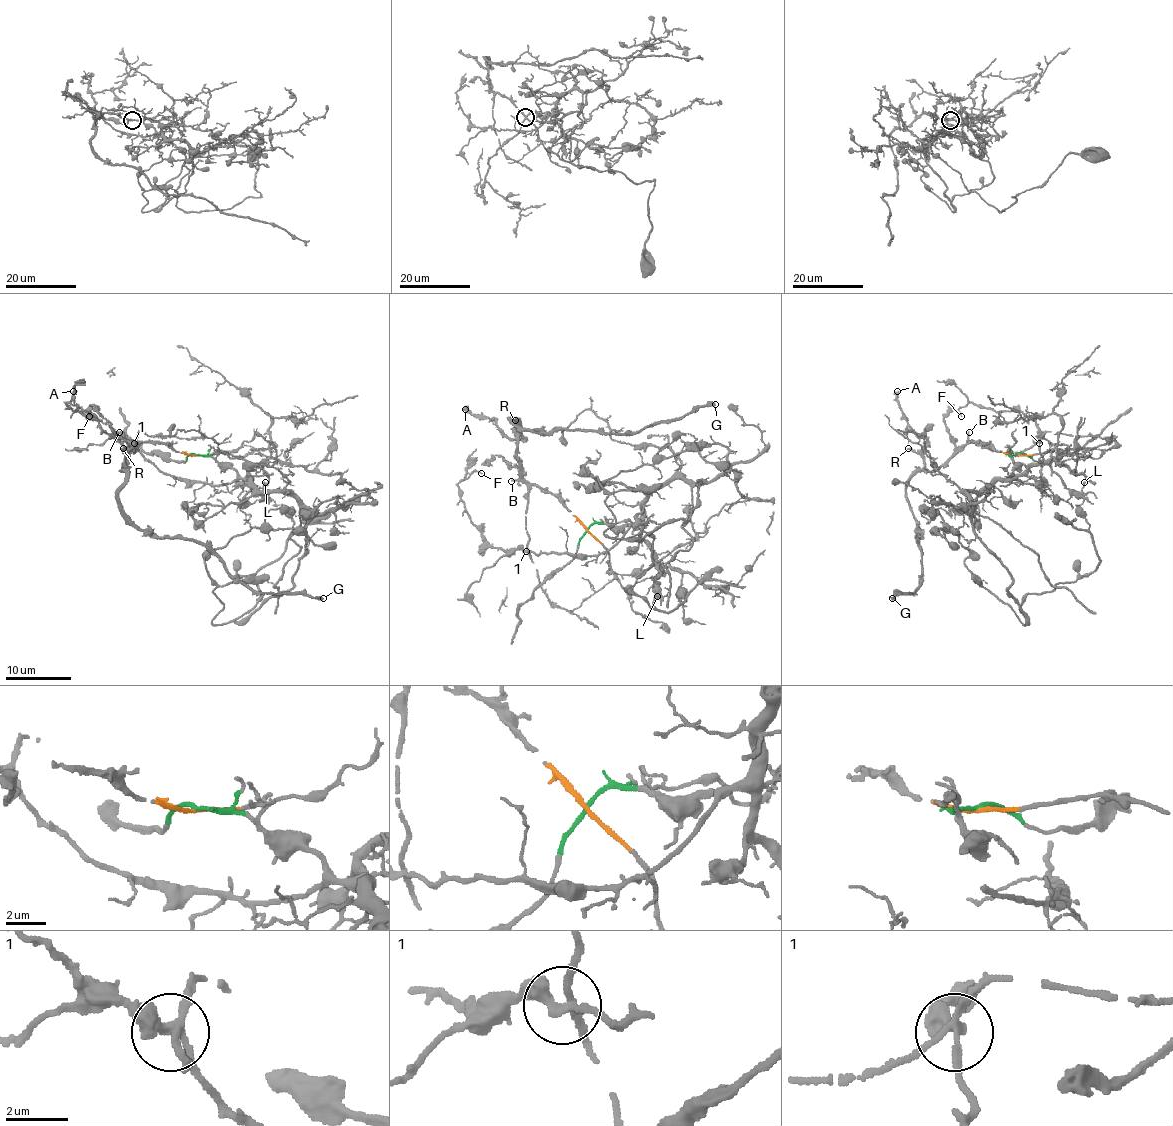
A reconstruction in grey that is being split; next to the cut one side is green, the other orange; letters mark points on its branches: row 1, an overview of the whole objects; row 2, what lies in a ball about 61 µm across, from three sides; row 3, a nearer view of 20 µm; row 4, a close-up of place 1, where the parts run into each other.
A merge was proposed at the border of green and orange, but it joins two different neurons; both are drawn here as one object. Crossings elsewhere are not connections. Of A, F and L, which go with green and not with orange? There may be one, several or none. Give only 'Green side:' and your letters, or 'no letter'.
Green side: F, L

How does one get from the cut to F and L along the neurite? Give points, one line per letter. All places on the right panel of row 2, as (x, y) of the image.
F: (1017, 454), (1011, 456), (1016, 479), (1044, 480), (1035, 423), (1021, 412), (971, 402), (958, 410), (962, 417)
L: (1017, 454), (1011, 456), (1011, 477), (1048, 464), (1068, 489), (1080, 492), (1084, 482)

